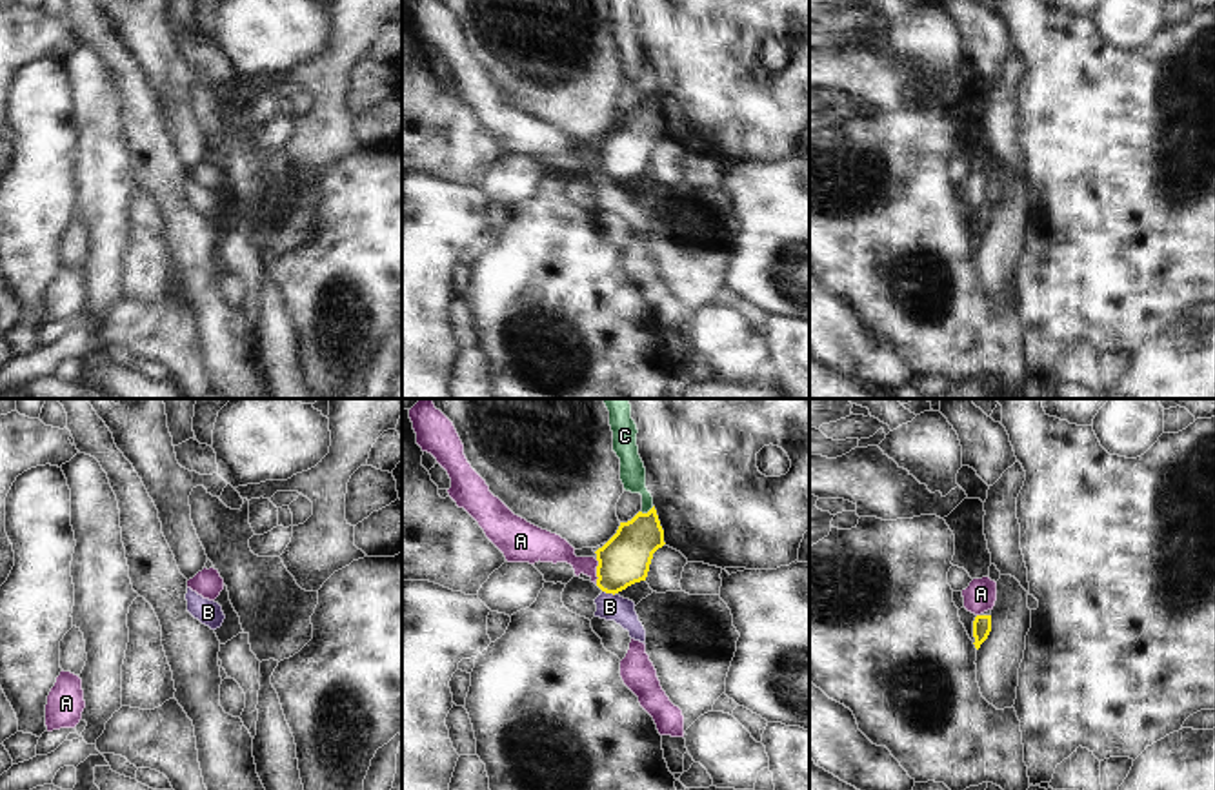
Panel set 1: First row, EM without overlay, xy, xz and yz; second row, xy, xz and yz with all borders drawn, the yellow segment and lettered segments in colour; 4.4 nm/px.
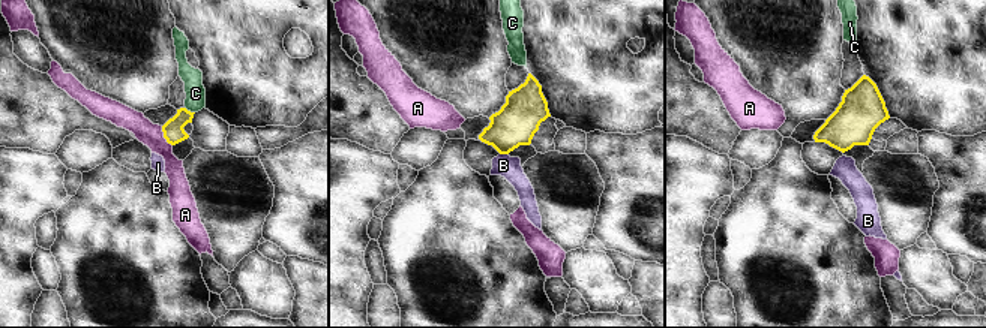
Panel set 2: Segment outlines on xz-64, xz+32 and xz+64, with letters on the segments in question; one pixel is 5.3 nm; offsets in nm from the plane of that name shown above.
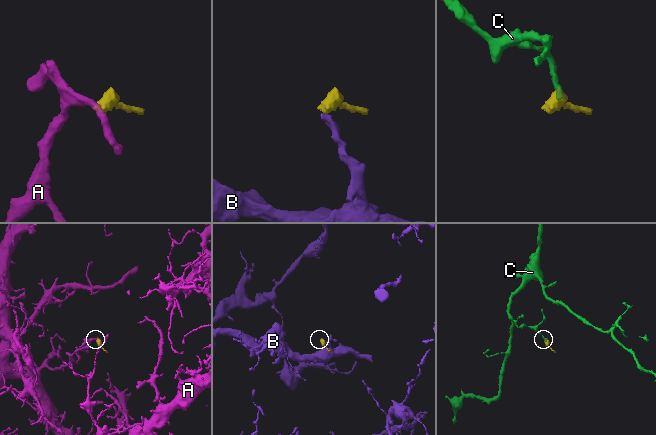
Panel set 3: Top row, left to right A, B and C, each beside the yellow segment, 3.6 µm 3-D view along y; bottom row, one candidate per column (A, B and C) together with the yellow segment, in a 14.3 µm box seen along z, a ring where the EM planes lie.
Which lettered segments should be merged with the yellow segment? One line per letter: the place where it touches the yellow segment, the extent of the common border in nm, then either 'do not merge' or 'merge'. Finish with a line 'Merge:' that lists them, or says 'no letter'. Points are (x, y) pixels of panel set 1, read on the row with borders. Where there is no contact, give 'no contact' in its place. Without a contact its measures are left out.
A: contact xz (597, 572); length 110 nm; do not merge
B: contact xz (610, 592); length 70 nm; do not merge
C: contact xz (648, 512); length 70 nm; do not merge
Merge: no letter

